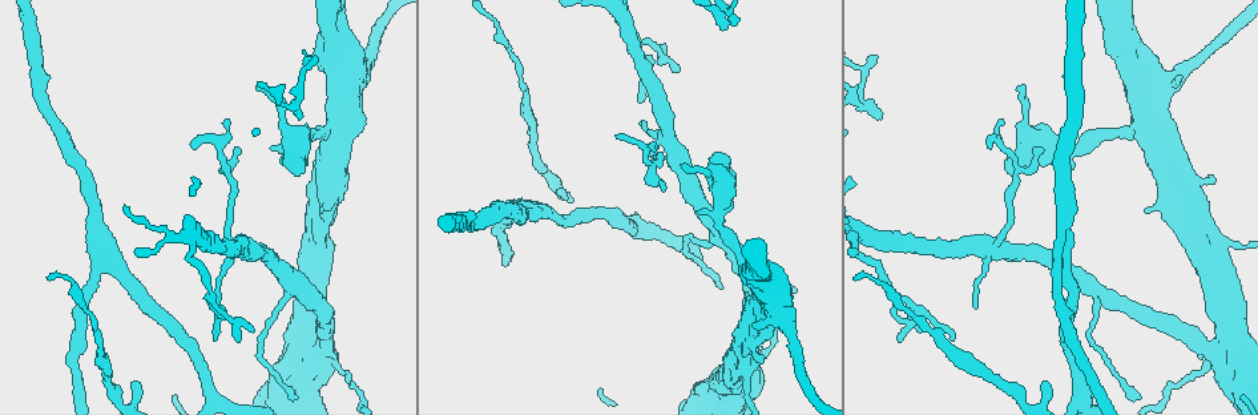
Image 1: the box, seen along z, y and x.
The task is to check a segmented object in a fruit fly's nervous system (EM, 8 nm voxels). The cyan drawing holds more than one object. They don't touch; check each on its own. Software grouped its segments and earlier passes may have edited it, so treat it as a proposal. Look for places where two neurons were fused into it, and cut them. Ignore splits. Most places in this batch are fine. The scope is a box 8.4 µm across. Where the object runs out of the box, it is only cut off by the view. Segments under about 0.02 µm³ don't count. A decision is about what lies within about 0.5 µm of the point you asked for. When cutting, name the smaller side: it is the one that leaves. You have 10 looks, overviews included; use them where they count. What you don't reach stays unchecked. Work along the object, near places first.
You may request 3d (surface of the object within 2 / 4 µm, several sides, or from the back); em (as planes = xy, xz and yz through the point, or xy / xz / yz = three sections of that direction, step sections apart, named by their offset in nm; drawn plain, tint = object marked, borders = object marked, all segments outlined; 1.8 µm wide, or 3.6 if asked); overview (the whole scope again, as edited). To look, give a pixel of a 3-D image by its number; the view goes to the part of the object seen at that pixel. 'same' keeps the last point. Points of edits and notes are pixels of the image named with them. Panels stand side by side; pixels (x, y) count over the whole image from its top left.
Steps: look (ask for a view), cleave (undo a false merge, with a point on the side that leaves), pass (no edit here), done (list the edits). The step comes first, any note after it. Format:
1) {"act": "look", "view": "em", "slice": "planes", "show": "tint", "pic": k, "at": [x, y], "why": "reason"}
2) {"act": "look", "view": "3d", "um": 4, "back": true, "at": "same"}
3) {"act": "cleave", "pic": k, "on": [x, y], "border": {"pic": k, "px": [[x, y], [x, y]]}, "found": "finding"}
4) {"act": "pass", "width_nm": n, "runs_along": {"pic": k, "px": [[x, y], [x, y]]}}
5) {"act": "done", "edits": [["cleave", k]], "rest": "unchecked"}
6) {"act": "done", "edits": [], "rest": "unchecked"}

{"act": "look", "view": "3d", "um": 4, "pic": 1, "at": [939, 335], "why": "calibre changes"}

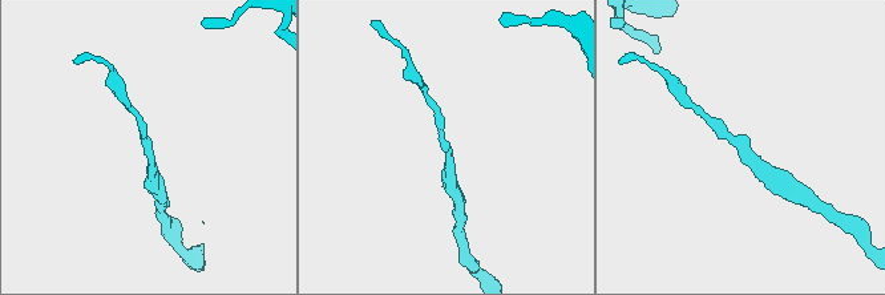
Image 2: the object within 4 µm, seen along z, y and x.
{"act": "look", "view": "em", "slice": "planes", "show": "tint", "pic": 2, "at": [745, 145], "why": "now the EM"}

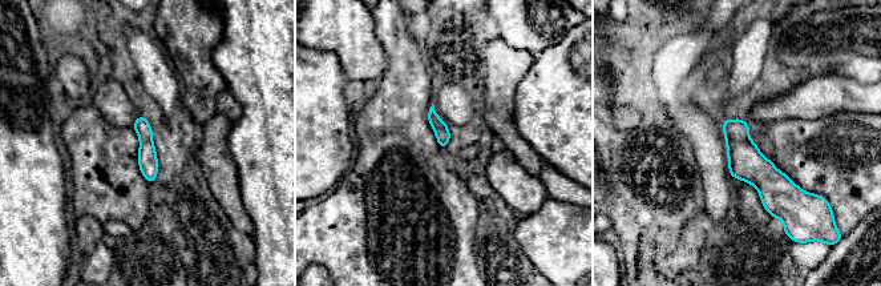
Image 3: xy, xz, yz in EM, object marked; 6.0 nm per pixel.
{"act": "pass", "width_nm": 90, "runs_along": {"pic": 3, "px": [[727, 123], [783, 206]]}, "found": "one neuron here"}

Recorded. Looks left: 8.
{"act": "look", "view": "3d", "um": 4, "pic": 1, "at": [991, 251]}

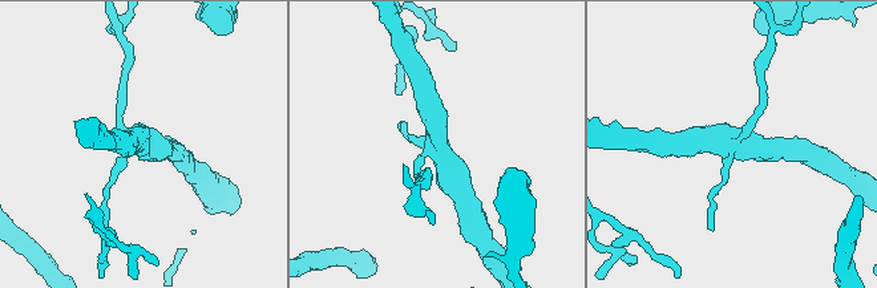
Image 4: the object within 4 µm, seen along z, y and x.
{"act": "look", "view": "em", "slice": "xz", "step": 8, "show": "borders", "pic": 4, "at": [730, 143], "why": "now the EM"}

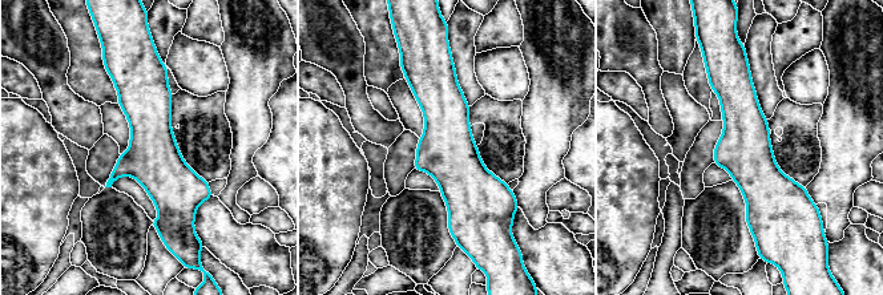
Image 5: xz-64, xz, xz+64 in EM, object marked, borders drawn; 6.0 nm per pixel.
{"act": "look", "view": "em", "slice": "planes", "show": "borders", "at": "same", "why": "another direction"}

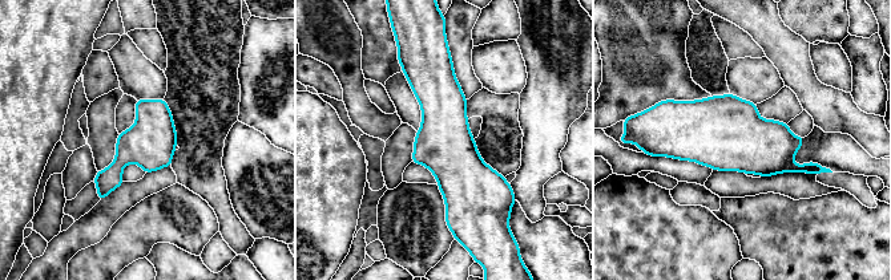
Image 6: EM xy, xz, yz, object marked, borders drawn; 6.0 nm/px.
{"act": "pass", "runs_along": {"pic": 6, "px": [[438, 61], [451, 220]]}, "found": "continuous, no second neuron"}

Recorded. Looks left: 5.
{"act": "look", "view": "3d", "um": 4, "pic": 1, "at": [784, 318], "why": "sudden change in width"}

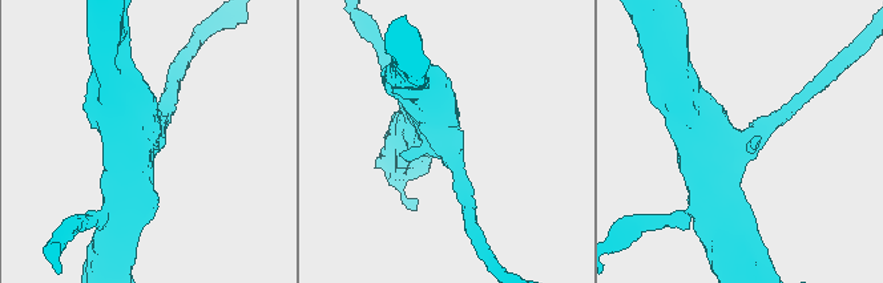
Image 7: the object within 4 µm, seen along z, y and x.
{"act": "look", "view": "em", "um": 3.6, "slice": "planes", "show": "borders", "pic": 7, "at": [444, 144]}

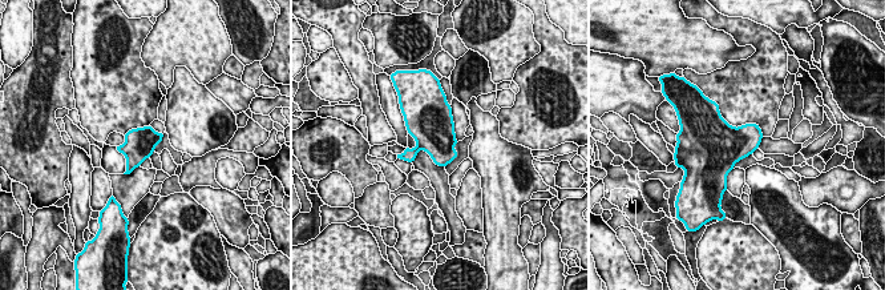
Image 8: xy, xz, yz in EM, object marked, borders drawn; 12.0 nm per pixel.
{"act": "pass", "arm_widths_nm": [200, 550], "found": "all the same neuron"}

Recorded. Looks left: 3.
{"act": "look", "view": "em", "um": 3.6, "slice": "planes", "show": "tint", "pic": 1, "at": [319, 350], "why": "sudden change in width"}

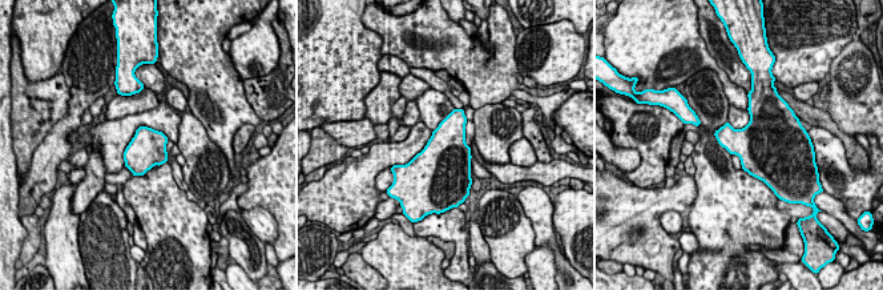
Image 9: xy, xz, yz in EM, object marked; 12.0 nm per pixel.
{"act": "pass", "found": "continuous, no second neuron"}

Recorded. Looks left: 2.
{"act": "done", "edits": [], "rest": "unchecked"}

